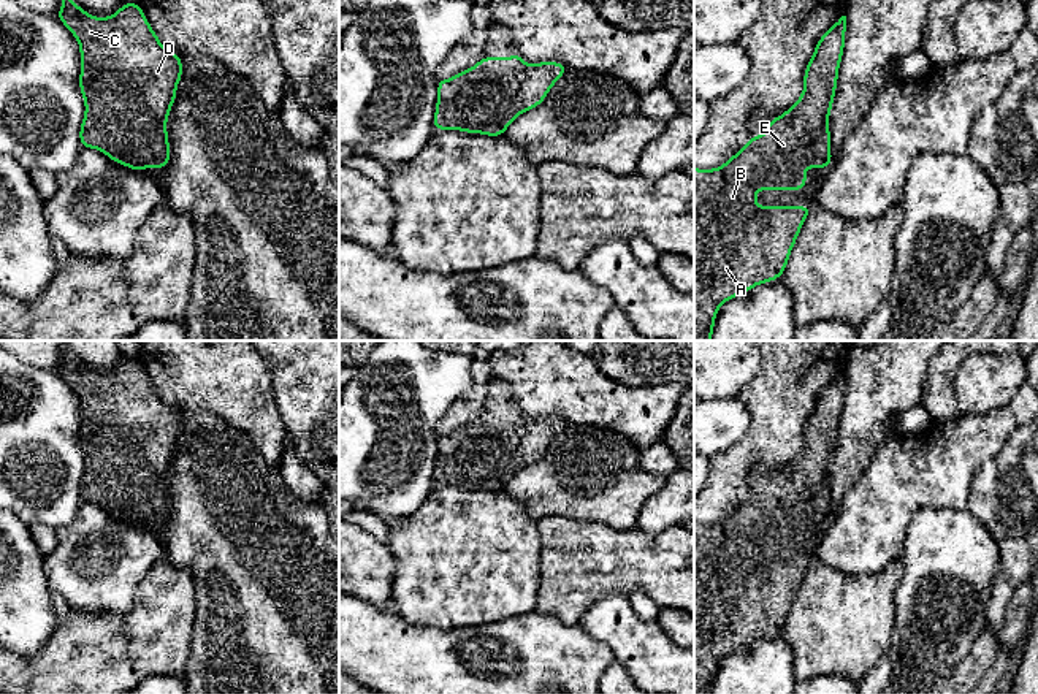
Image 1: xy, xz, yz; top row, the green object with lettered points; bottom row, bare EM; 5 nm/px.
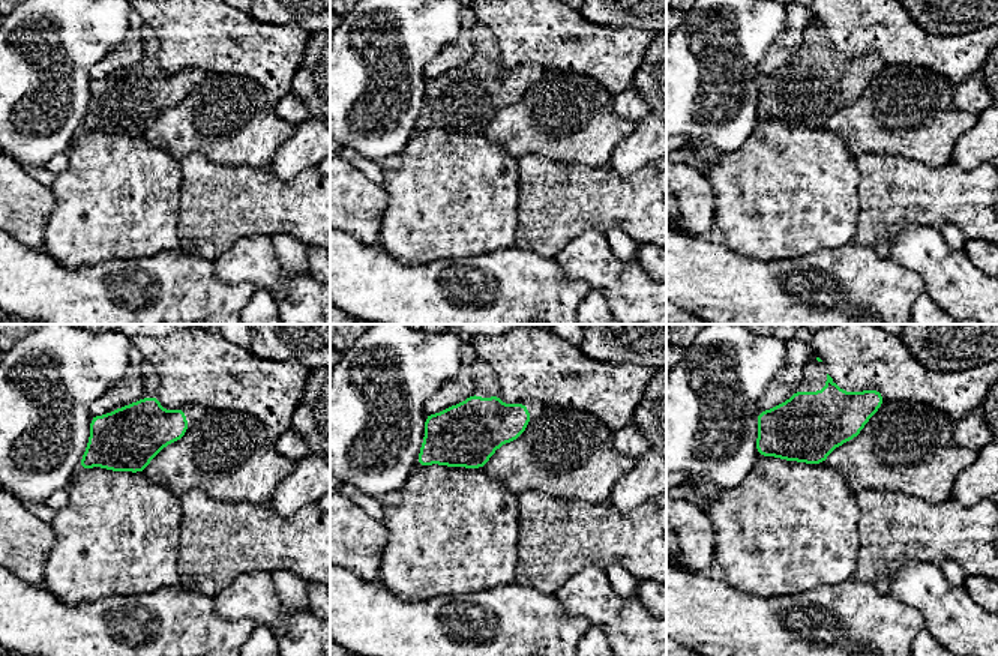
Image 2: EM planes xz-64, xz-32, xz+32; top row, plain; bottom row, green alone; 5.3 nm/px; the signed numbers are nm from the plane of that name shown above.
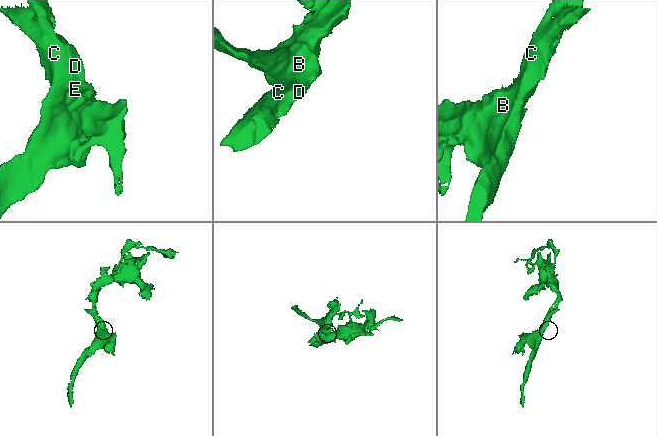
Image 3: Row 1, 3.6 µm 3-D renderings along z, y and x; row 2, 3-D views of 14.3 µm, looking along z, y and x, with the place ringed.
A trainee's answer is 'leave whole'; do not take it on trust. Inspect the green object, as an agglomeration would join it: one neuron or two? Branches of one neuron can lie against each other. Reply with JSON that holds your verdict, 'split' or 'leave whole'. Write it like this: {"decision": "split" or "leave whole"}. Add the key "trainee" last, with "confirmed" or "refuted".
{"decision": "leave whole", "trainee": "confirmed"}

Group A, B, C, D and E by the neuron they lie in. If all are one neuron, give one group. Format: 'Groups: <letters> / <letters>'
Groups: A B C D E

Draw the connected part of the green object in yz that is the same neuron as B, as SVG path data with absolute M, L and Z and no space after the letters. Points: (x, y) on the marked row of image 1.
M846 16L816 43L805 67L803 92L783 114L767 122L762 136L750 141L724 165L694 168L694 341L712 341L715 317L723 303L759 284L780 279L810 206L758 206L758 190L805 190L805 168L832 163L829 116L845 51Z

